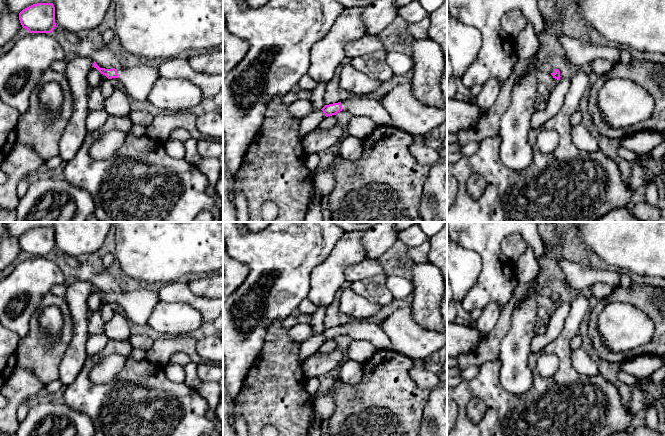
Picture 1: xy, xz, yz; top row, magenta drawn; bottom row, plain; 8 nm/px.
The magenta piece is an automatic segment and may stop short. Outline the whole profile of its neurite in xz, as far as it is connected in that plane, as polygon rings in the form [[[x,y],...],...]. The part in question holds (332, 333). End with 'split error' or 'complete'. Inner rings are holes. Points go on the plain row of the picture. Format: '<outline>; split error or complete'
[[[355,320],[350,324],[325,329],[321,334],[326,341],[336,339],[340,335],[348,335],[352,340],[368,341],[377,349],[393,349],[392,342],[381,324],[374,321]]]; split error

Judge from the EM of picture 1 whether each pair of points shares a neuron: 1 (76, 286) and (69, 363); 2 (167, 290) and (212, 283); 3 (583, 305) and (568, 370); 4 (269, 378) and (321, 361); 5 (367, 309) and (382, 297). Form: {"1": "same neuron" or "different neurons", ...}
{"1": "same neuron", "2": "different neurons", "3": "same neuron", "4": "different neurons", "5": "different neurons"}

